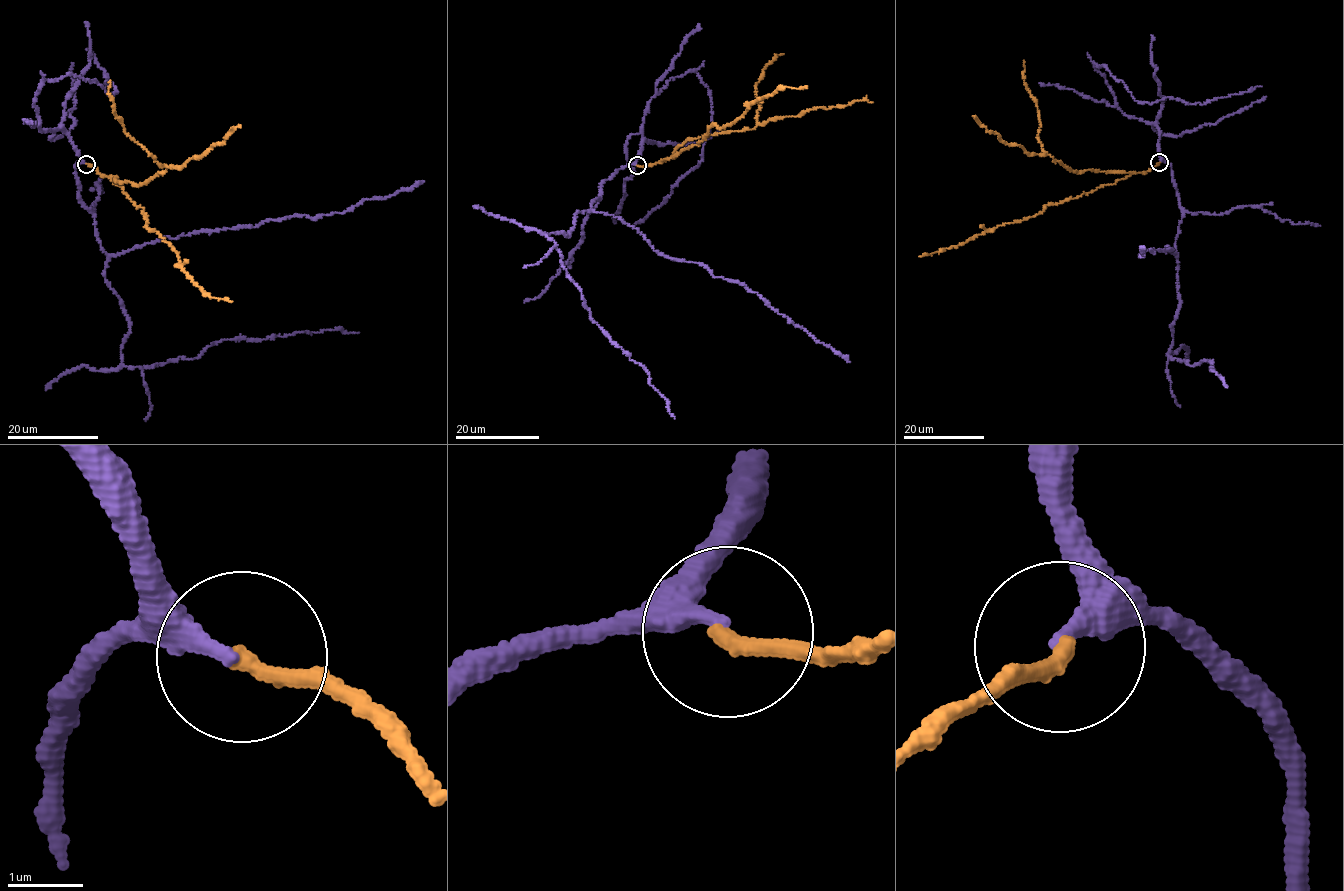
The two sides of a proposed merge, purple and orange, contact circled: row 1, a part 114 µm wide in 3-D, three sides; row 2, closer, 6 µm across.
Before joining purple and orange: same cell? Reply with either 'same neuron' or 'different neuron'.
same neuron

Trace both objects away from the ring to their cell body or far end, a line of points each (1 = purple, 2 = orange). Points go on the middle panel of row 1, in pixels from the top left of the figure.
1: (637, 165), (599, 186), (600, 198), (575, 213), (569, 235), (546, 236), (591, 318), (644, 368), (675, 418)
2: (637, 165), (659, 163), (697, 146), (710, 126), (719, 128), (734, 123), (751, 104), (778, 88), (806, 86)

